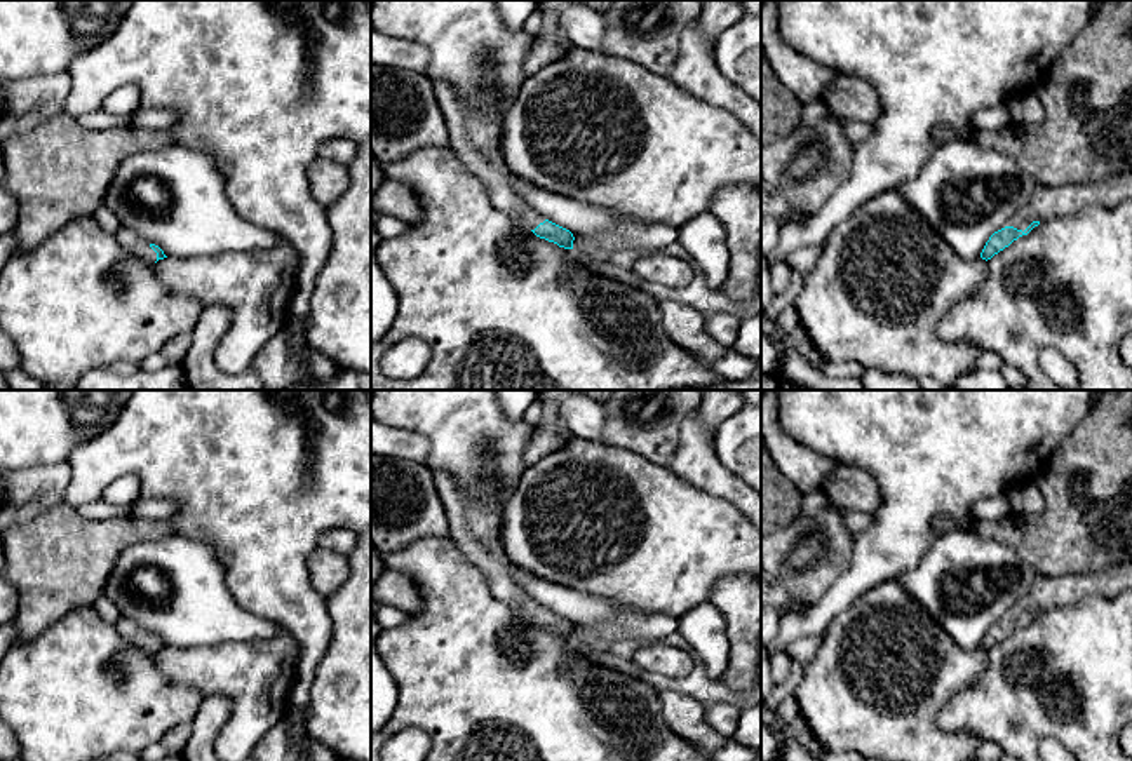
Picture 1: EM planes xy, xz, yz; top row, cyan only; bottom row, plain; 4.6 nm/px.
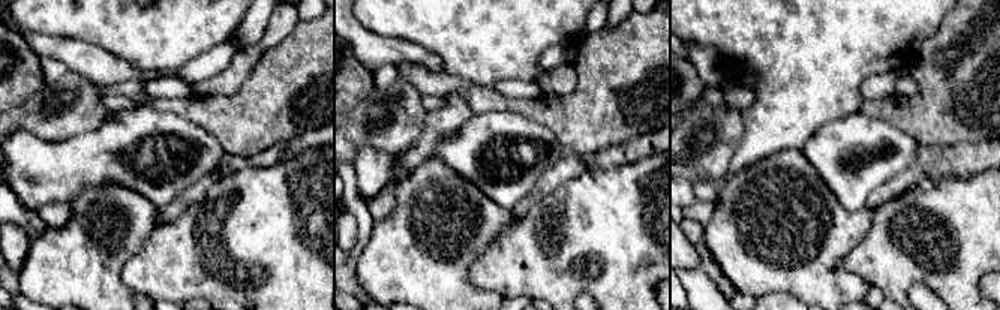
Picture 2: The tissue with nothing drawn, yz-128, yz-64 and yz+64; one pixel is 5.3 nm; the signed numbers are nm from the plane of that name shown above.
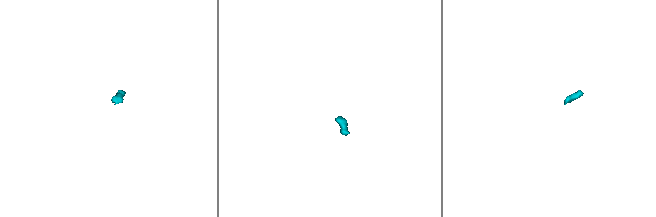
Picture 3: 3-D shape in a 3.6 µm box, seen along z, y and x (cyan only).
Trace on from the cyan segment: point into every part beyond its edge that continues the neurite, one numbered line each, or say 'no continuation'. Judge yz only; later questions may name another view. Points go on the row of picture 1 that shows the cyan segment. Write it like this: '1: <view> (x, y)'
1: yz (1061, 201)

